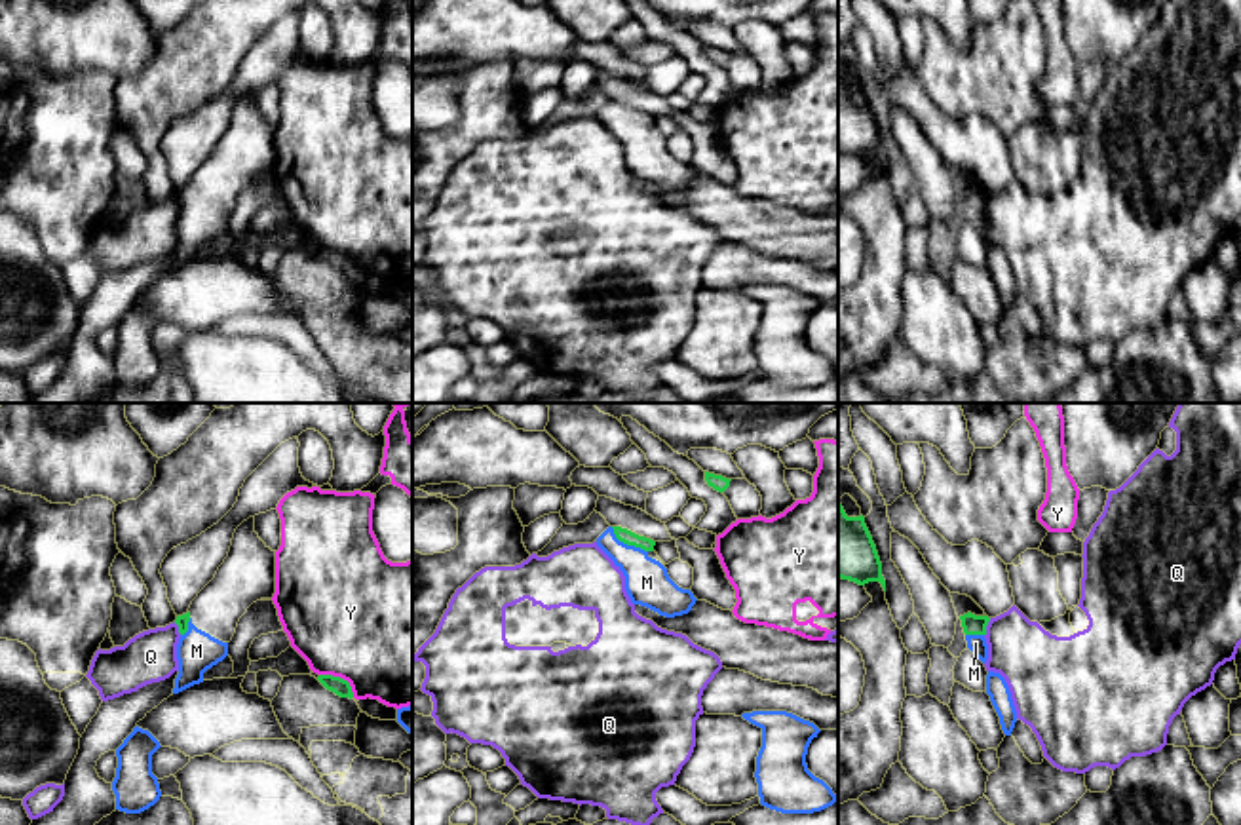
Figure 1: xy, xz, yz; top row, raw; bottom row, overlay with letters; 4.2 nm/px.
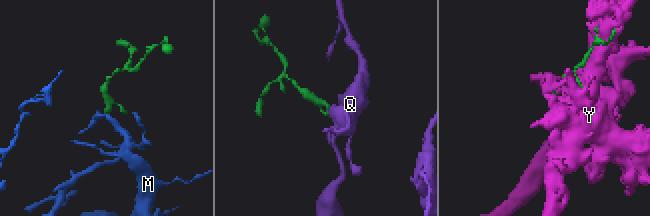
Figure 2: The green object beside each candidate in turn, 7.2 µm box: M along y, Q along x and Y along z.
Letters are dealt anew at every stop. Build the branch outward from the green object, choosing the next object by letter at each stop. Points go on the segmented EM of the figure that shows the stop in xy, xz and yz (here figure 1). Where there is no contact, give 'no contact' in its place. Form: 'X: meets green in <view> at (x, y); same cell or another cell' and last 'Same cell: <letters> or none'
M: meets green in xz at (628, 544); same cell
Q: meets green in yz at (985, 628); another cell
Y: meets green in xy at (339, 677); another cell
Same cell: M

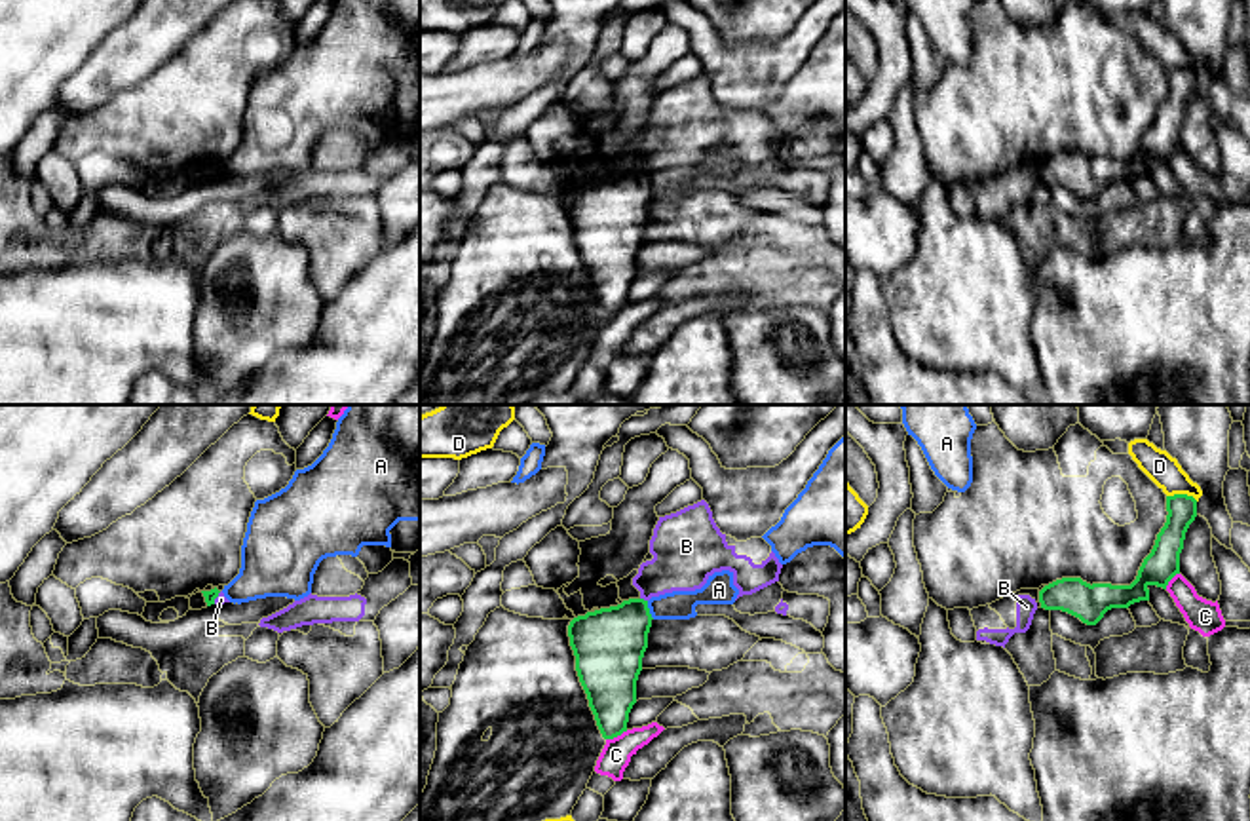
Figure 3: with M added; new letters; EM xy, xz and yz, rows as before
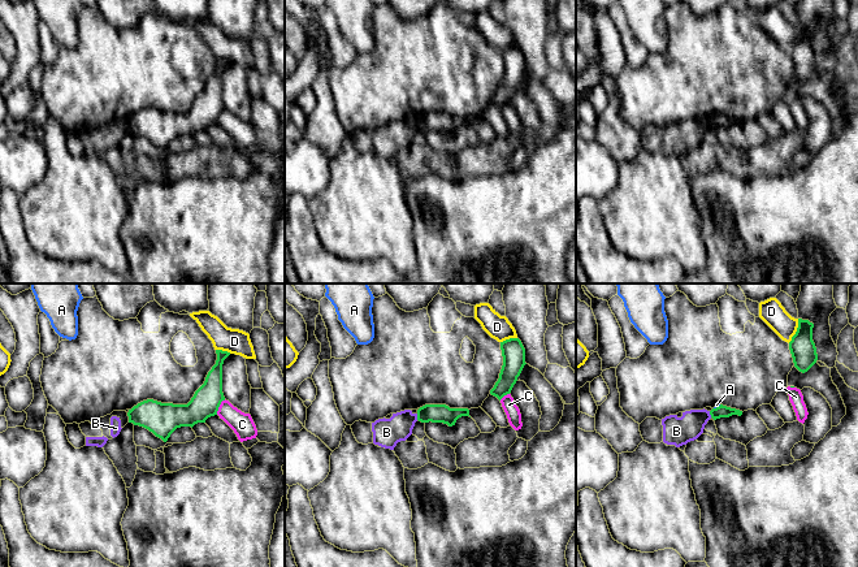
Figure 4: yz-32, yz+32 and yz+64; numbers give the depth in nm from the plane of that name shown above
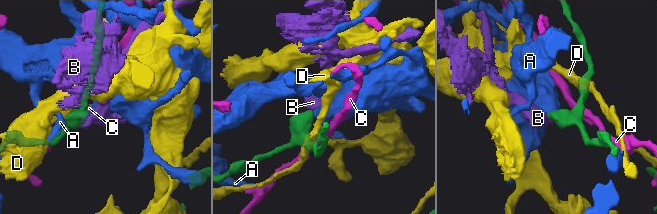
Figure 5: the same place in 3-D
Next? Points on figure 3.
A: meets green in xz at (648, 610); another cell
B: meets green in xz at (643, 599); another cell
C: meets green in xz at (616, 736); another cell
D: meets green in yz at (1182, 495); another cell
Same cell: none

